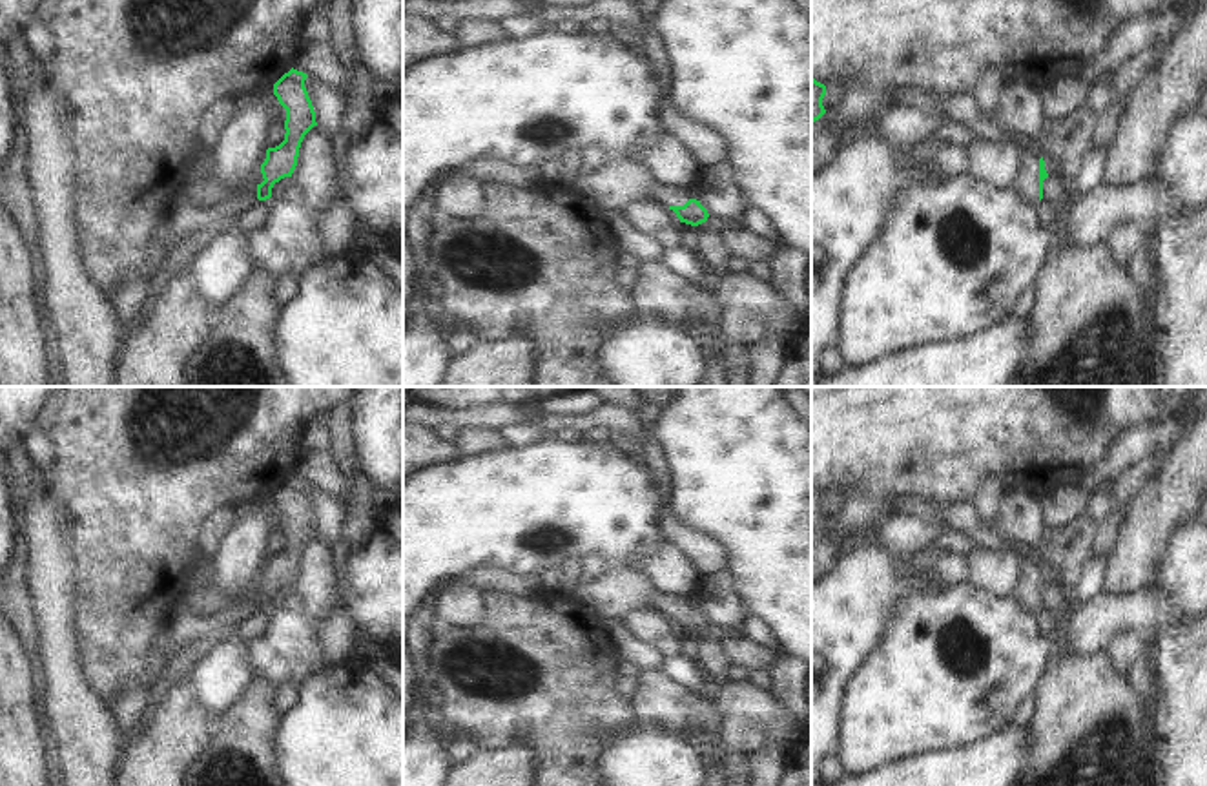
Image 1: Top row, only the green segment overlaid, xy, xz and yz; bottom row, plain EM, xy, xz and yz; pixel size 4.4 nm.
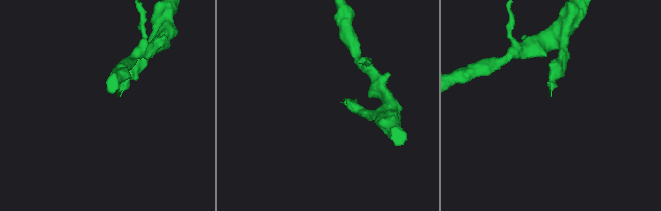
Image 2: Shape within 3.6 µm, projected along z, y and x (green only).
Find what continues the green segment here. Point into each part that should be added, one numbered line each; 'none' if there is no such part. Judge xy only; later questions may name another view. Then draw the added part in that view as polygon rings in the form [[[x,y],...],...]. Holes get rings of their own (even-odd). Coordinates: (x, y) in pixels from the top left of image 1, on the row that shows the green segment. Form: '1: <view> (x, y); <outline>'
1: xy (252, 186); [[[259,168],[259,171],[250,179],[250,182],[248,182],[246,186],[239,186],[233,193],[250,193],[250,191],[253,191],[253,193],[255,193],[255,204],[257,204],[257,202],[263,202],[263,201],[257,199],[257,186],[259,186],[263,181],[264,181],[264,179],[263,179],[261,168]],[[232,193],[232,195],[233,195],[233,193]]]

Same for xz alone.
1: xz (618, 183); [[[616,159],[585,175],[580,173],[573,190],[605,213],[620,212],[640,199],[653,199],[667,208],[689,201],[687,188],[662,184],[647,173],[645,166]]]

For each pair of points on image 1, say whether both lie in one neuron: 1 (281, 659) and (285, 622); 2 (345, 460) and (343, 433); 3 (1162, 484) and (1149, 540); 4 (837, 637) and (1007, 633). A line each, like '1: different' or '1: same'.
1: same
2: same
3: same
4: different

